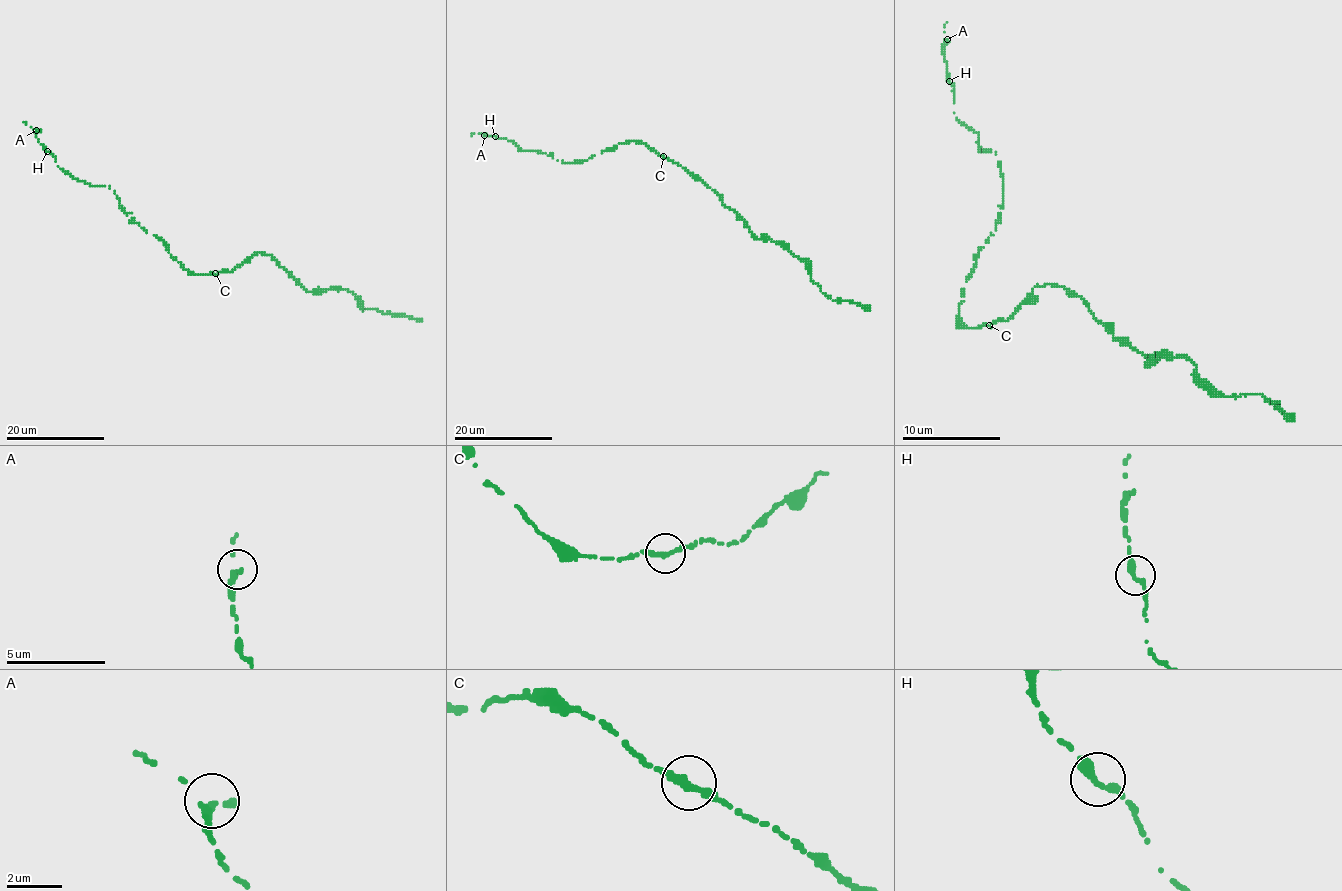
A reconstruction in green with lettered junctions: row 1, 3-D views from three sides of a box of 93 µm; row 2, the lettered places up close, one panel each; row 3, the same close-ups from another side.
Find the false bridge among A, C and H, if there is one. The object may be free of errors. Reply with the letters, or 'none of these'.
none of these

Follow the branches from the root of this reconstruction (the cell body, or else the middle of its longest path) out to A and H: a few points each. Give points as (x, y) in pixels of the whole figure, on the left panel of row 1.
A: (219, 271), (187, 271), (162, 241), (135, 222), (109, 186), (93, 186), (62, 171), (39, 142), (36, 130)
H: (219, 271), (205, 275), (187, 271), (162, 241), (135, 222), (109, 186), (93, 186), (74, 179), (47, 151)

